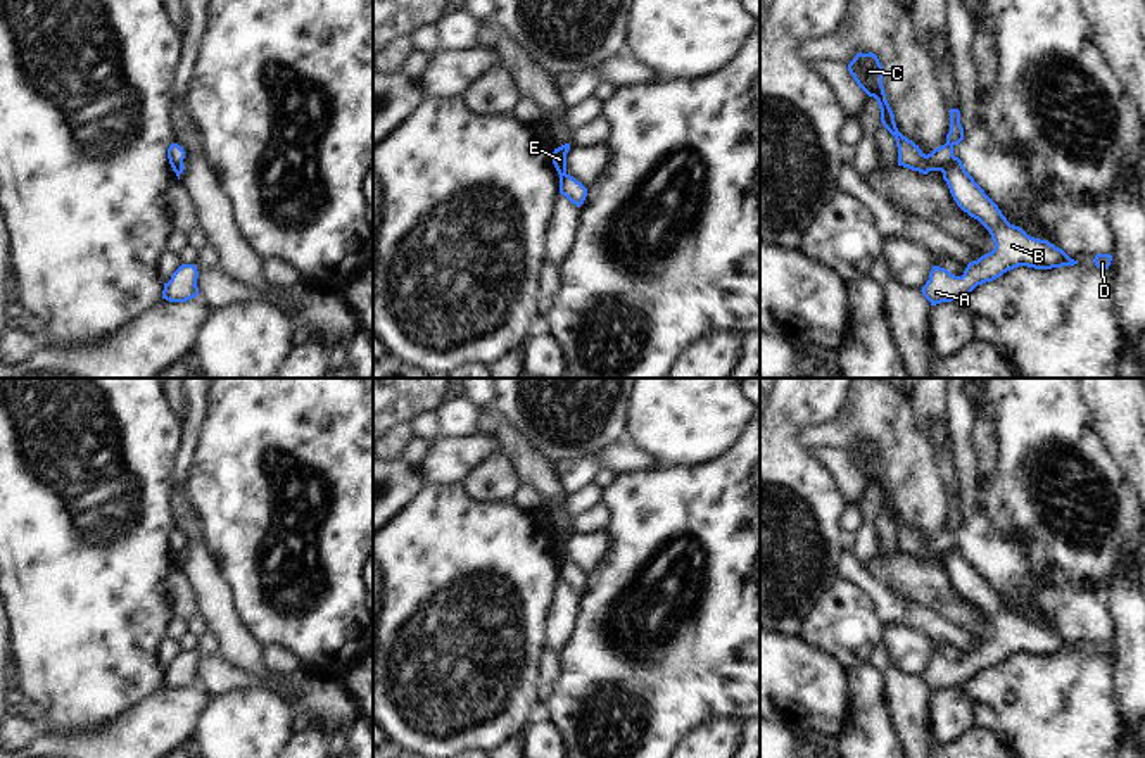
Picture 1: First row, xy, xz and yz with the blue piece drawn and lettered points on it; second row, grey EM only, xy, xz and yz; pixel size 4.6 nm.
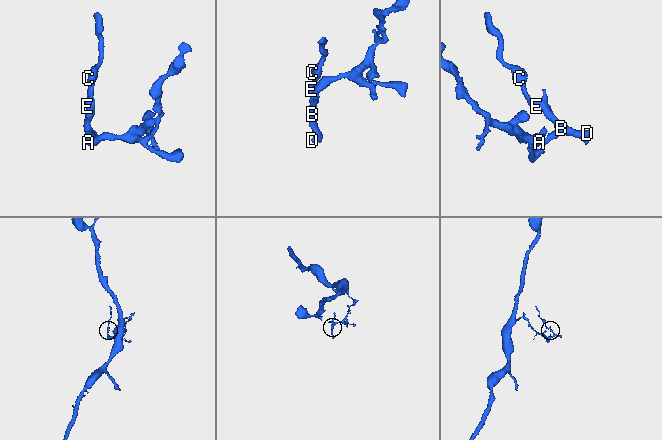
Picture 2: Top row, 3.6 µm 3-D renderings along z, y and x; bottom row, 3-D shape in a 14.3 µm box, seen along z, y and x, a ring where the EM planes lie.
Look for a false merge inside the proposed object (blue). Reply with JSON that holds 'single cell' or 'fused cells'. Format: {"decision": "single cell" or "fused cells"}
{"decision": "fused cells"}

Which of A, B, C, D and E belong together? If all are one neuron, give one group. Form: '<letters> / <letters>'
A B D / C E

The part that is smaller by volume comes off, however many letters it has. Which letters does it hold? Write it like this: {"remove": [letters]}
{"remove": ["C", "E"]}

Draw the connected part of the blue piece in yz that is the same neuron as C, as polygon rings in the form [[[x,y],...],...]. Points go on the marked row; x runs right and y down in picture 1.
[[[858,52],[855,59],[848,64],[848,71],[857,81],[857,85],[869,95],[874,97],[881,109],[882,126],[895,136],[898,147],[898,166],[908,167],[927,174],[929,171],[943,171],[943,167],[953,162],[953,145],[945,143],[934,148],[931,154],[924,154],[919,145],[903,136],[895,123],[895,114],[886,100],[882,86],[882,66],[876,54]]]

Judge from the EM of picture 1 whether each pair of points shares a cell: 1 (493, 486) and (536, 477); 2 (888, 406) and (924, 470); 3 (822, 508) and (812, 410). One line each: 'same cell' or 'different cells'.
1: different cells
2: same cell
3: same cell

